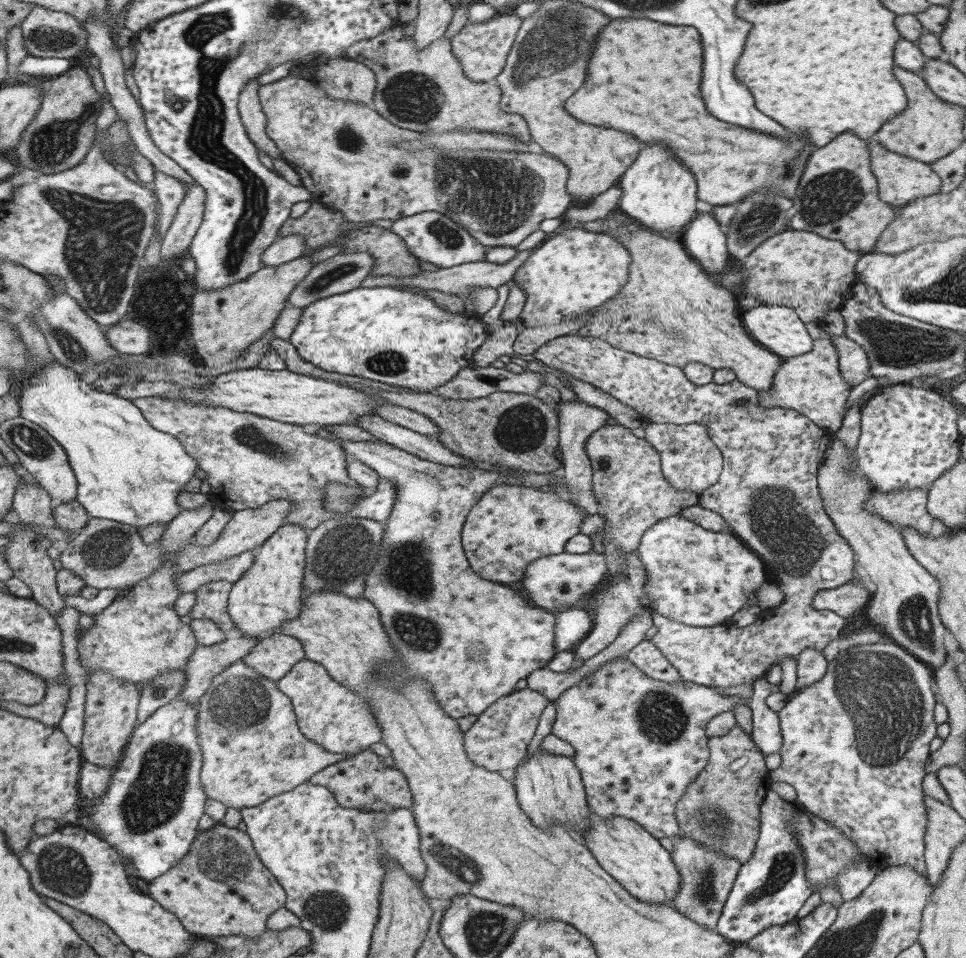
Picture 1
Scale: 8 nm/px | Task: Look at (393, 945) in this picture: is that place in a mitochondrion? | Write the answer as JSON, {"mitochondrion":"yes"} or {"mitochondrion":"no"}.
{"mitochondrion":"no"}

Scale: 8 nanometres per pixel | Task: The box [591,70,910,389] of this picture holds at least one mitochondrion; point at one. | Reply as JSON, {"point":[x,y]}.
{"point":[830,196]}

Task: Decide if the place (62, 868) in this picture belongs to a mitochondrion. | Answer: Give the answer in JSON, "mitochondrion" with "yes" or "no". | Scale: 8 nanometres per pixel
{"mitochondrion":"yes"}

